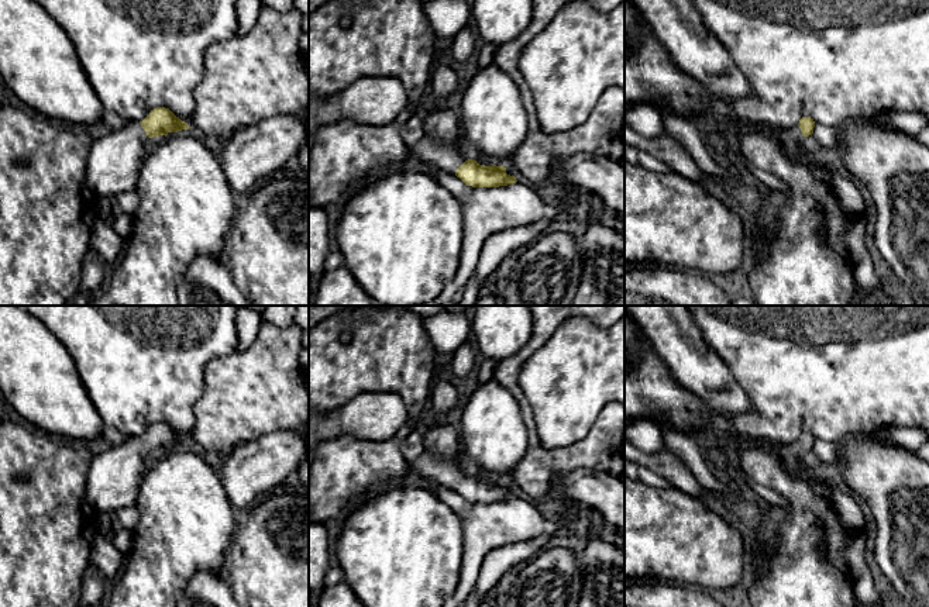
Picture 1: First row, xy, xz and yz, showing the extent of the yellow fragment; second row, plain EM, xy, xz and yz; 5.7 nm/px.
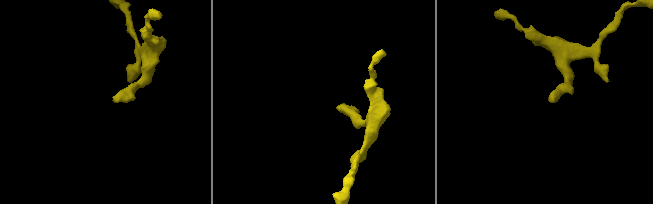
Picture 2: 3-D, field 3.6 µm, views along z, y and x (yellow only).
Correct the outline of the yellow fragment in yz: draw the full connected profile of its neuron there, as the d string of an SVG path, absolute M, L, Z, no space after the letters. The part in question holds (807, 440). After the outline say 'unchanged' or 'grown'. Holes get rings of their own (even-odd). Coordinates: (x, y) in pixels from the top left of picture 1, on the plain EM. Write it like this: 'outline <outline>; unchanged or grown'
outline M802 432L795 442L777 446L777 451L784 462L784 466L791 473L804 477L816 494L832 500L833 489L823 480L822 476L812 473L802 462L802 453L812 451L813 442L813 434Z; grown

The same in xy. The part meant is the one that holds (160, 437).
outline M156 423L140 438L96 448L85 482L85 503L94 513L135 506L147 475L147 455L189 445L169 424Z; grown

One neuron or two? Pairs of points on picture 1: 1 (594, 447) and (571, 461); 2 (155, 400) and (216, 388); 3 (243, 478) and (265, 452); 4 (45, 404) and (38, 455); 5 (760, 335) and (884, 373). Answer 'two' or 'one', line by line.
1: one
2: two
3: one
4: two
5: one

